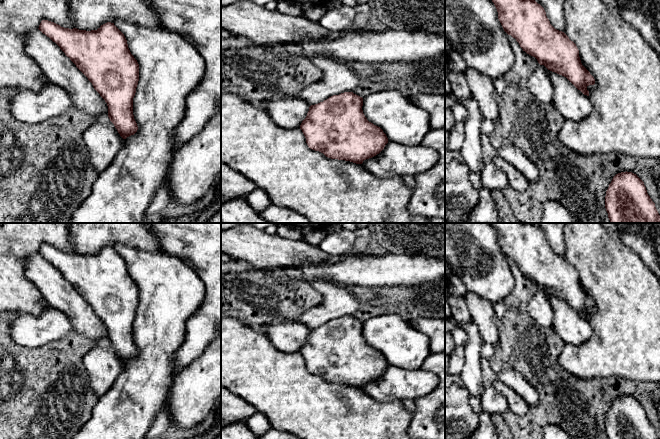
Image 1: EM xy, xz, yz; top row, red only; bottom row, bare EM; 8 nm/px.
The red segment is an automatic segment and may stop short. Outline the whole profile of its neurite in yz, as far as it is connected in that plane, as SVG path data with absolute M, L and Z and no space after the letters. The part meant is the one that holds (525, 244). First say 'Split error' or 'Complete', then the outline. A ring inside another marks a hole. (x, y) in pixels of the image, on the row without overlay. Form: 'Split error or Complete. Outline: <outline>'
Split error. Outline: M491 223L504 255L519 267L527 278L544 289L553 307L553 329L564 343L581 345L592 336L593 329L587 311L595 308L594 301L582 289L576 268L562 255L555 253L546 240L544 232L535 224Z

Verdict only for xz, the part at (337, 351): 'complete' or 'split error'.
split error

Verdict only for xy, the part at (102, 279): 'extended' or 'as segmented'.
extended

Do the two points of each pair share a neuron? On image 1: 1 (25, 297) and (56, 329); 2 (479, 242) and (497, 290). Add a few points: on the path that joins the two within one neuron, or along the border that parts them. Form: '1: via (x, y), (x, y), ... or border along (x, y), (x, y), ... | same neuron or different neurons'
1: border along (47, 306), (38, 315), (19, 314) | different neurons
2: via (477, 254), (477, 257), (489, 271), (491, 278) | same neuron

